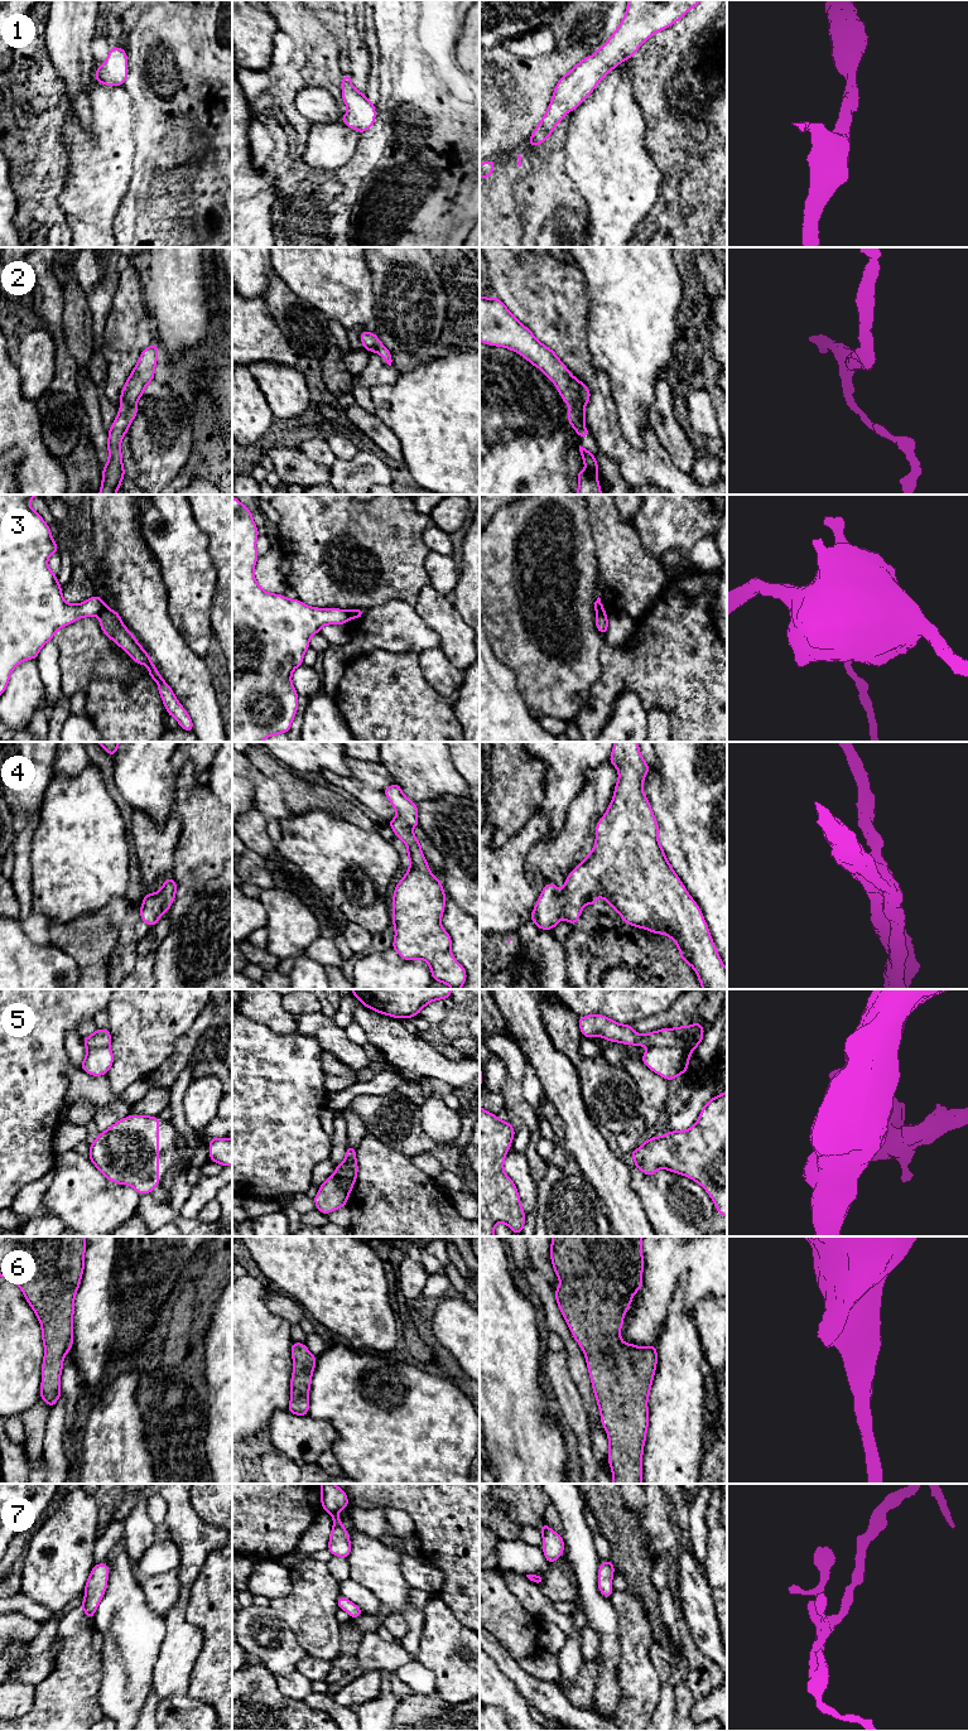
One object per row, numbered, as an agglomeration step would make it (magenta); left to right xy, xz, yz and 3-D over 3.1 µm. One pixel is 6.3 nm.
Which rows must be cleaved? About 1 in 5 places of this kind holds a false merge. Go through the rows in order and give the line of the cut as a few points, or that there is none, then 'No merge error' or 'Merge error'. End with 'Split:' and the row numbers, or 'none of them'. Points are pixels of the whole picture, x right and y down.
1: No split. No merge error
2: No split. No merge error
3: Split along xy (106, 607), (99, 615). Merge error
4: No split. No merge error
5: Split along yz (650, 1046), (679, 1046), (689, 1054). Merge error
6: No split. No merge error
7: No split. No merge error
Split: 3, 5

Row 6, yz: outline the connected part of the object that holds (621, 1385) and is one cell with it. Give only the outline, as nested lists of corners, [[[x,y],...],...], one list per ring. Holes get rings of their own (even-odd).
[[[552,1236],[550,1258],[560,1286],[555,1289],[558,1307],[569,1330],[584,1353],[587,1368],[601,1413],[601,1422],[607,1432],[610,1451],[608,1464],[613,1484],[642,1484],[644,1443],[649,1427],[647,1398],[656,1370],[656,1345],[640,1347],[621,1340],[620,1329],[623,1315],[631,1306],[631,1298],[642,1286],[644,1257],[642,1236]]]

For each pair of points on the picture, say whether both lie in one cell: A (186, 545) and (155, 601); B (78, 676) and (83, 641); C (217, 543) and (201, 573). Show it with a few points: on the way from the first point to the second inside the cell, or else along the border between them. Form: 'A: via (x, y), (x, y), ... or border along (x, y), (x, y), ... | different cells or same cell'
A: border along (154, 555), (167, 591), (167, 608), (169, 612) | different cells
B: via (78, 668), (83, 657), (83, 650) | same cell
C: border along (200, 529), (207, 536), (216, 586) | different cells

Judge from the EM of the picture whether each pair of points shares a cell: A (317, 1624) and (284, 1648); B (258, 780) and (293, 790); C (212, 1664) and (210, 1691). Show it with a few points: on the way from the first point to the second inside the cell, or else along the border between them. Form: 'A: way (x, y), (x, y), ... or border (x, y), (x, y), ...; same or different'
A: border (278, 1615), (308, 1654); different
B: border (258, 768), (280, 786), (284, 805), (292, 814); different
C: way (212, 1671), (212, 1684); same

